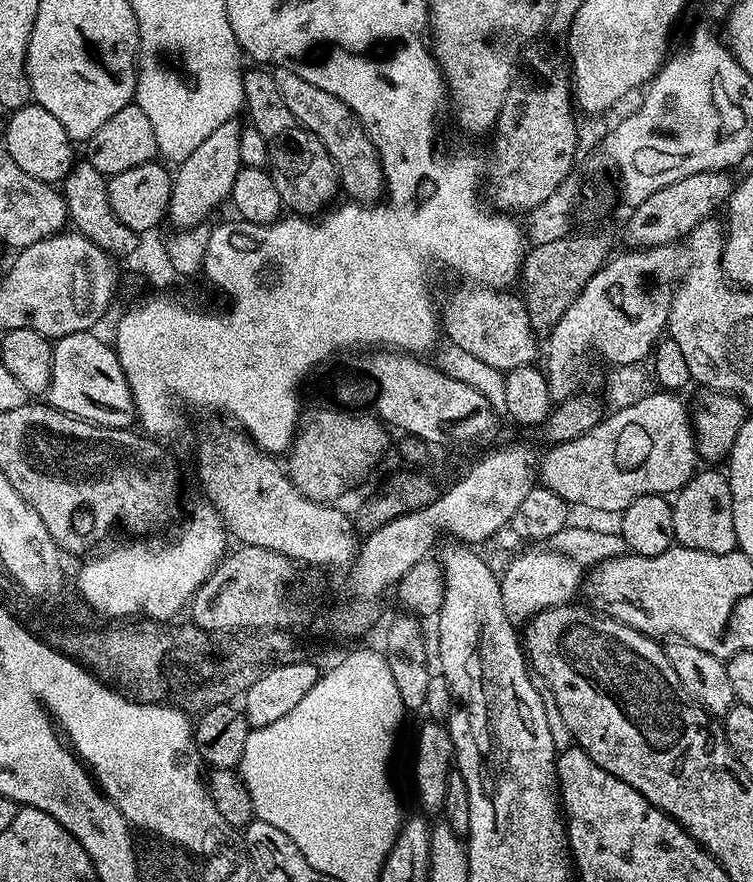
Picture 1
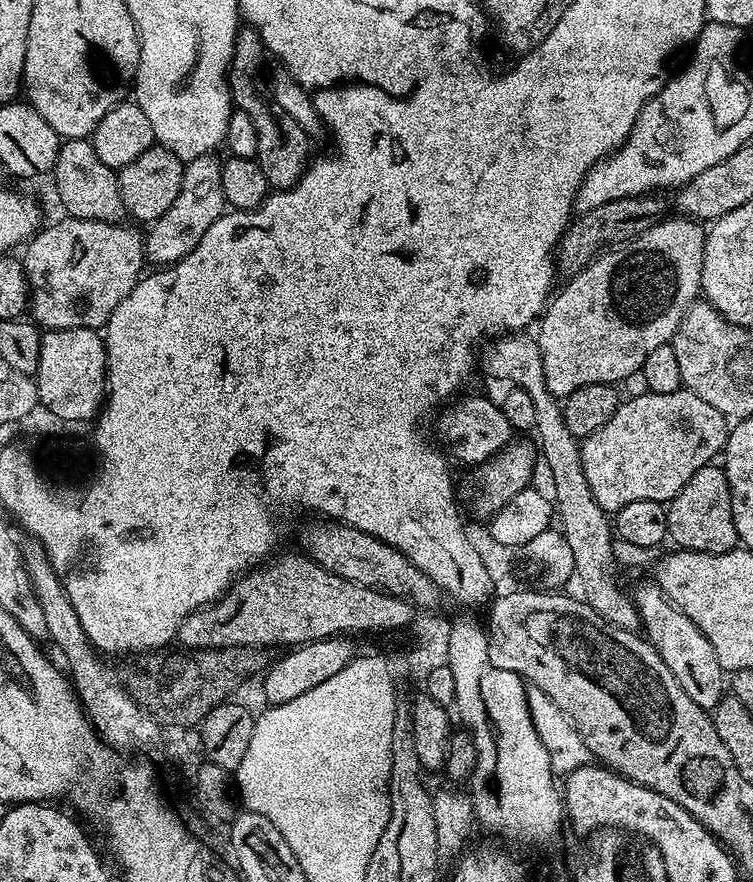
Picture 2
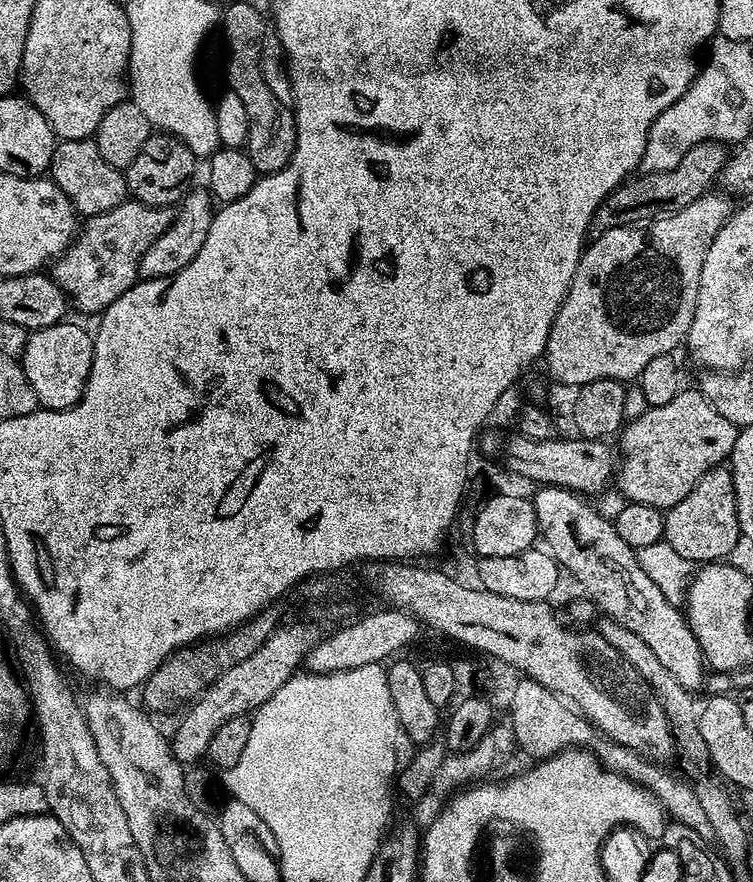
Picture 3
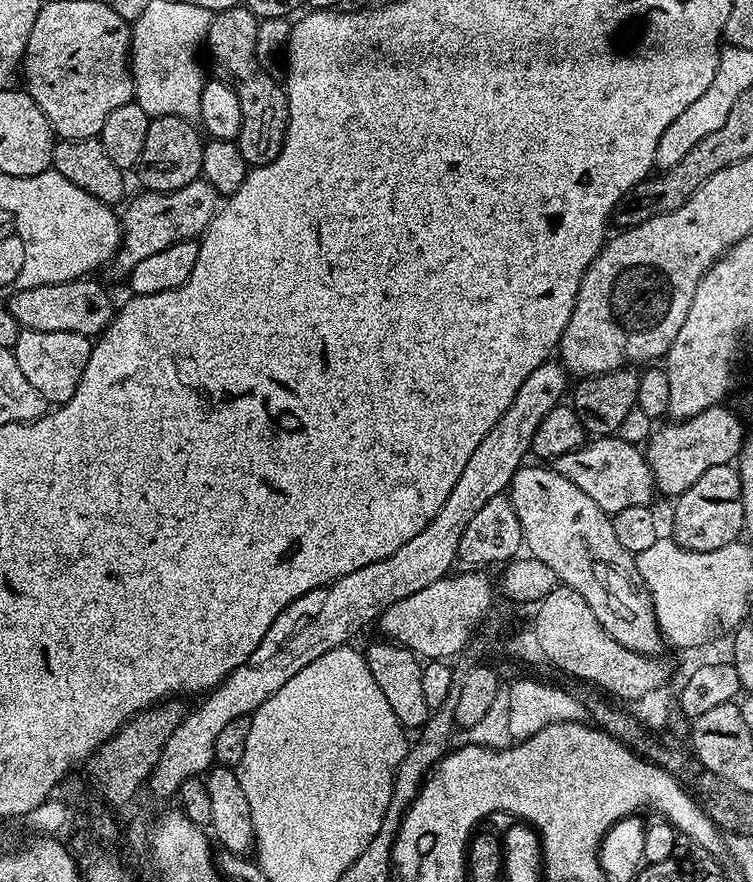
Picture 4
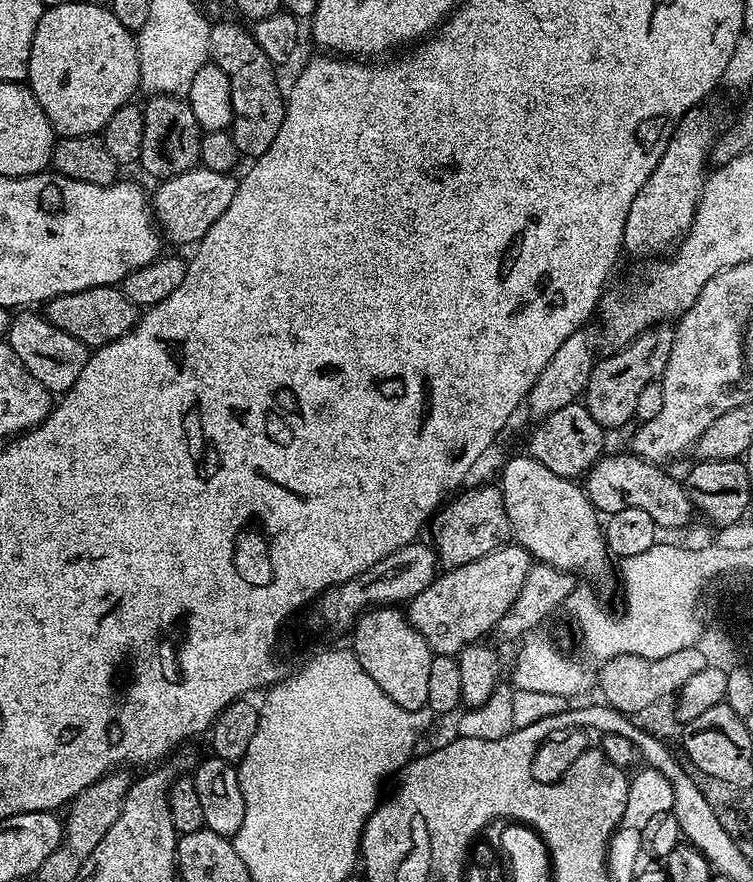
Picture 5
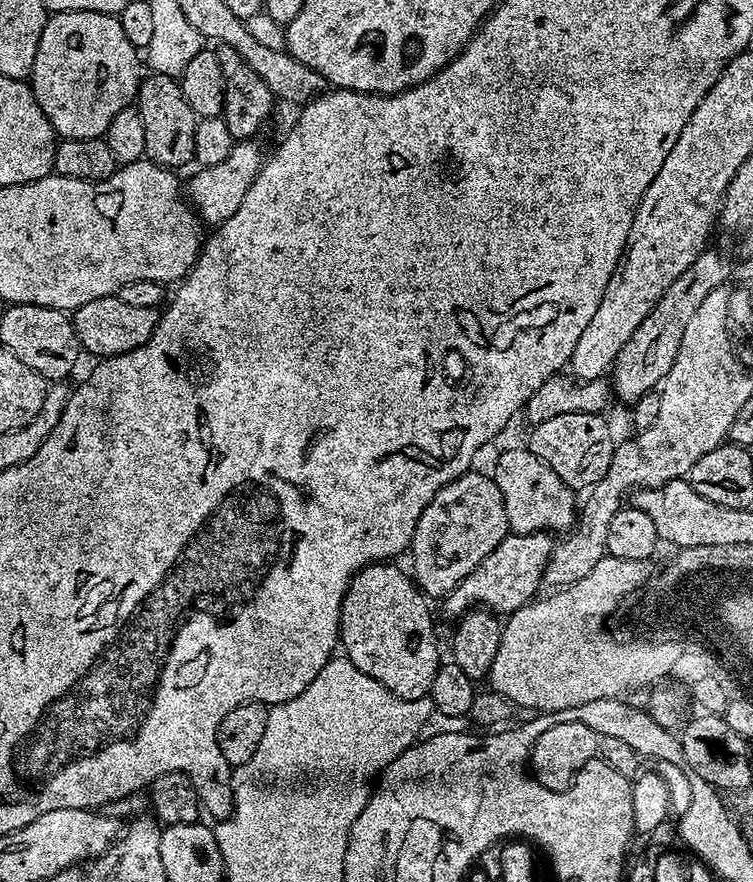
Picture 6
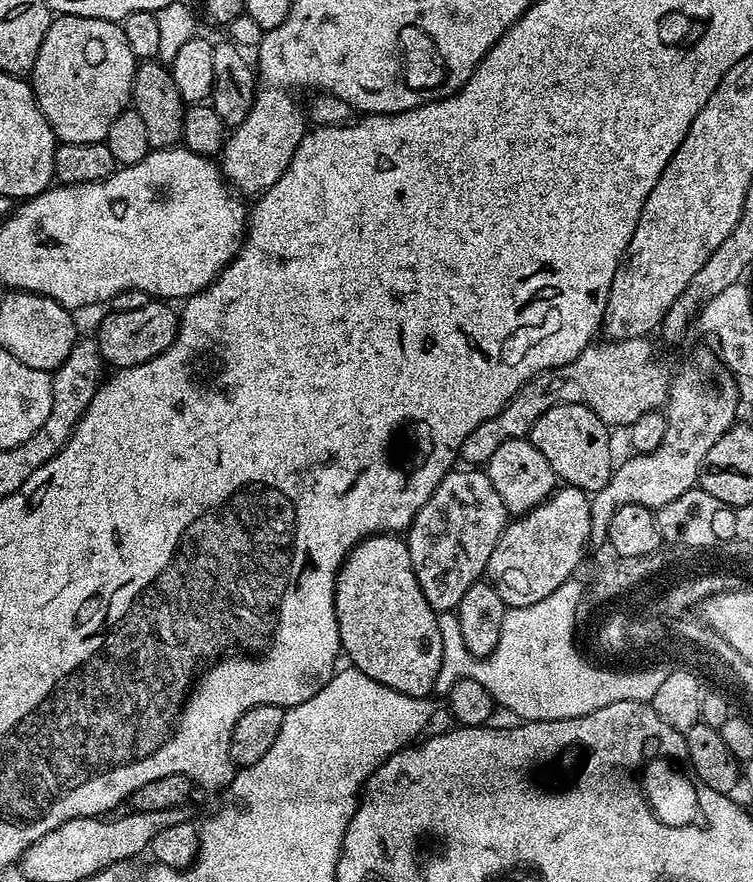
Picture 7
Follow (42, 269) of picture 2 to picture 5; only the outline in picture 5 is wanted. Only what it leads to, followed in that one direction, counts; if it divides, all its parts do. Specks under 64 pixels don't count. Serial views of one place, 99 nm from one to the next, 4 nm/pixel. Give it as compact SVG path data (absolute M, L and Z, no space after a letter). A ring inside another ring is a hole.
M199 166L159 181L155 185L156 193L153 191L150 196L152 214L159 231L176 244L199 244L206 230L210 230L210 226L226 214L226 206L230 206L230 201L234 199L237 183L235 175Z

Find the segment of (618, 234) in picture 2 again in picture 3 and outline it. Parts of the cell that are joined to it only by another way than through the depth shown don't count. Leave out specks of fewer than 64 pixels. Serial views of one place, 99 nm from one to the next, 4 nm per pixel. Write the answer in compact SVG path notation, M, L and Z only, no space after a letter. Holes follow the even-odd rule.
M707 140L685 154L682 162L674 166L674 170L644 172L635 178L625 180L600 203L592 219L592 228L597 233L611 228L635 228L658 220L661 216L673 216L678 210L686 210L690 202L705 195L711 189L708 187L717 183L720 171L726 166L729 155L729 149L725 145L715 140Z

